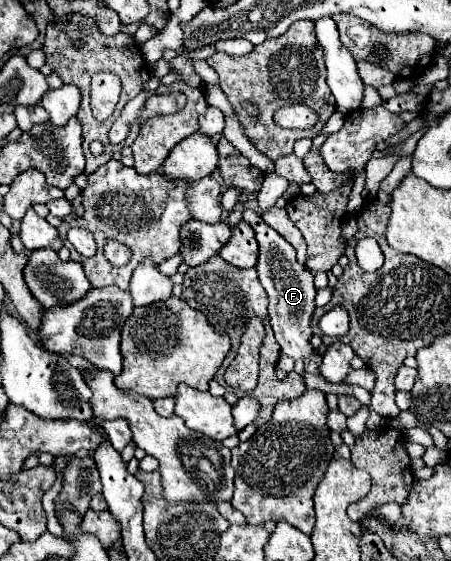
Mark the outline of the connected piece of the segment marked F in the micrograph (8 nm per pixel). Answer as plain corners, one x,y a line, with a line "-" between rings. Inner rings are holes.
244,210
244,220
256,232
256,240
260,246
256,270
258,270
258,280
264,286
268,300
270,300
268,312
270,312
270,326
274,330
276,342
280,344
282,352
286,356
290,356
292,360
306,360
310,354
314,354
312,344
310,344
310,338
312,338
310,320
316,310
316,306
314,306
314,298
316,298
314,276
306,266
298,264
292,244
288,244
276,230
272,230
262,220
260,214
256,214
254,210

